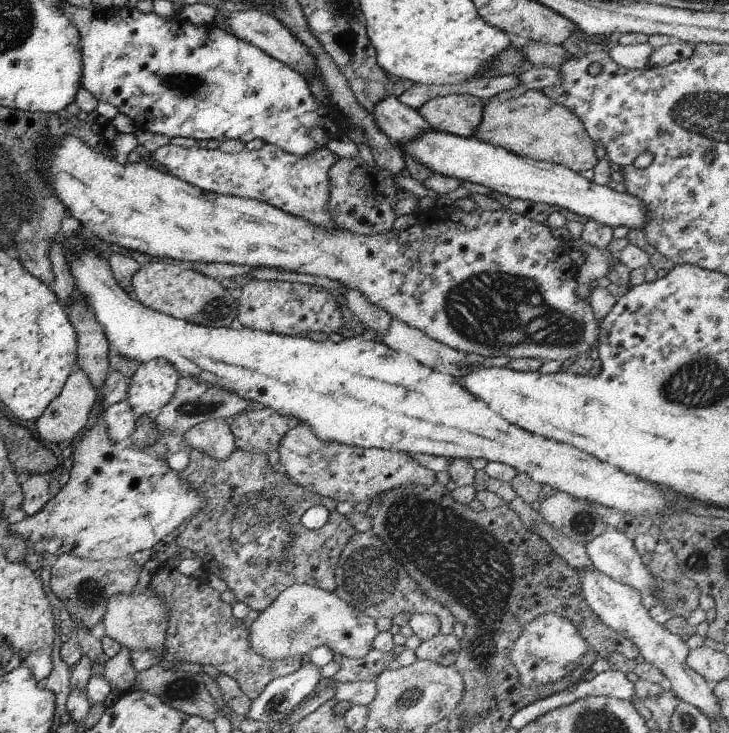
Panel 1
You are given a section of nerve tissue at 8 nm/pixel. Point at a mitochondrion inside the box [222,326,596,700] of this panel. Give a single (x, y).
(446, 556)

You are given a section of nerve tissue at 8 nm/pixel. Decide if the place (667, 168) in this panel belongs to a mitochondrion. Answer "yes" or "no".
no

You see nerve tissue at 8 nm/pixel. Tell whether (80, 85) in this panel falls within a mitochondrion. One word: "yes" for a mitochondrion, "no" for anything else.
no

